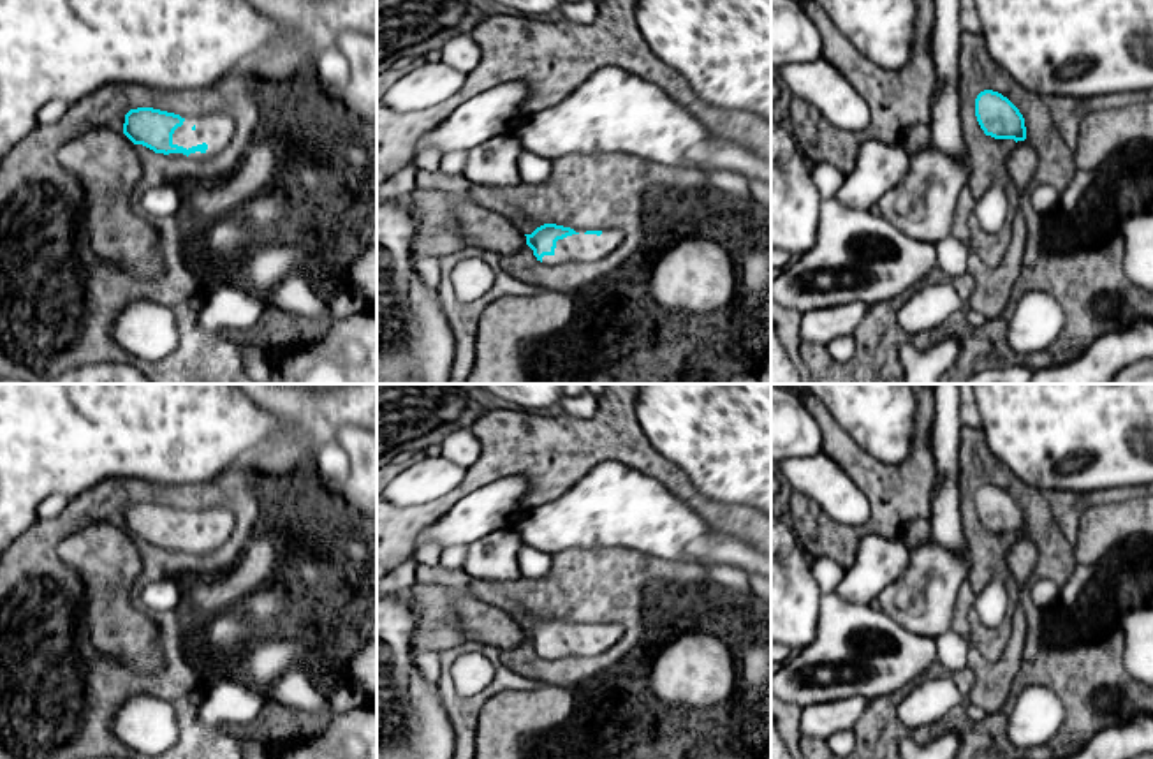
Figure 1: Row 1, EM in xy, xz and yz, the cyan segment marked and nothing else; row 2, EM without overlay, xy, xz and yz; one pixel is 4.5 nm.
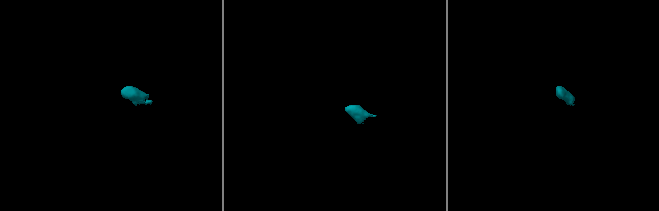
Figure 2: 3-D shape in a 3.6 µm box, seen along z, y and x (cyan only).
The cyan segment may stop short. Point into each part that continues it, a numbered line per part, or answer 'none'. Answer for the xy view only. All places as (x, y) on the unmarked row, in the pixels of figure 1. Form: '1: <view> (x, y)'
1: xy (215, 523)

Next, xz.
1: xz (578, 641)

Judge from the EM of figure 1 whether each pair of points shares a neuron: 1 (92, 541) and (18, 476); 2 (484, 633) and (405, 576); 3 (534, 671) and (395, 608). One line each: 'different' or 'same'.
1: different
2: different
3: different

